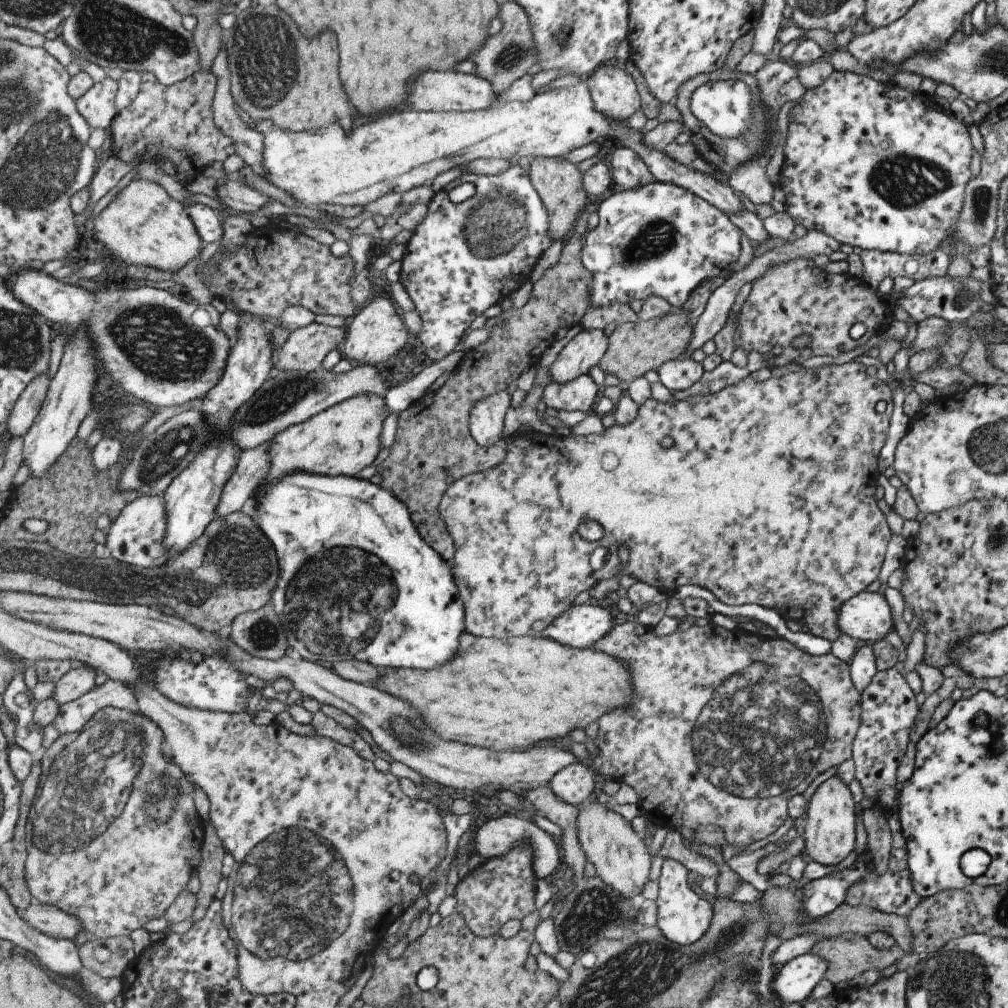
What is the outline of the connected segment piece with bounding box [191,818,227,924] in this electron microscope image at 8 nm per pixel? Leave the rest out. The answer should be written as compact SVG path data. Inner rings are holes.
M207 820L207 834L205 834L205 848L201 848L203 860L201 866L197 868L197 878L199 878L199 892L195 896L197 898L197 906L195 912L191 916L191 920L197 924L199 920L205 918L209 906L215 902L215 892L217 892L217 884L221 882L223 874L227 872L227 868L223 866L223 858L227 856L227 848L223 838L217 834L217 828L213 824L213 820Z

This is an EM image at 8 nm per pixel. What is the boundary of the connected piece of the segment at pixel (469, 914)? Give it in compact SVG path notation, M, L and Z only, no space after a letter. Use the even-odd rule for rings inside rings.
M521 844L513 848L507 856L491 858L481 868L471 870L463 882L457 884L455 896L459 900L457 912L465 916L465 922L469 922L469 928L481 936L491 938L499 936L499 930L509 920L525 920L533 912L537 912L537 884L539 876L535 870L535 850L529 844Z

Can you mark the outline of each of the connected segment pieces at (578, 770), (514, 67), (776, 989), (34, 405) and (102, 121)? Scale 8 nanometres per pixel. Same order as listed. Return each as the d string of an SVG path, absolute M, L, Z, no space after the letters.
M569 764L565 768L561 768L553 778L551 782L547 784L553 794L571 804L571 806L577 806L581 804L593 790L593 776L589 774L589 770L581 764Z
M507 2L501 6L499 18L503 22L503 32L499 32L497 36L491 34L489 42L485 42L485 48L473 54L473 58L469 60L475 64L479 78L485 78L493 84L497 96L505 94L521 76L535 72L539 64L539 50L529 12L519 2Z
M803 954L777 968L769 984L779 1006L801 1004L809 998L813 988L823 980L827 962L815 954Z
M43 374L41 378L33 380L31 386L25 390L21 400L17 402L17 408L13 410L13 416L9 418L9 432L13 438L21 438L29 434L39 412L43 410L43 404L51 390L51 382L53 378L49 374Z
M105 78L97 82L85 96L77 100L81 114L89 120L89 124L97 128L109 128L113 118L117 116L117 92L121 84L113 78Z

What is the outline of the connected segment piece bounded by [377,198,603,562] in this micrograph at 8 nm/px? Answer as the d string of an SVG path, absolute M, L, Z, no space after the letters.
M593 198L589 204L589 210L585 210L585 214L581 214L581 218L577 220L577 226L573 230L573 234L563 240L563 248L561 248L561 256L555 262L553 268L547 268L543 272L543 278L539 282L535 282L535 290L531 300L527 302L525 308L511 308L507 312L503 312L503 320L505 324L497 324L491 330L491 338L481 344L479 348L473 348L465 354L465 362L453 372L453 376L445 382L445 386L435 392L435 394L427 394L423 402L415 402L411 408L407 408L405 412L401 412L399 418L399 432L397 432L397 440L393 444L393 450L389 454L389 458L377 466L377 474L383 476L381 486L387 488L389 492L393 492L399 500L403 500L413 514L413 522L417 526L417 530L421 532L421 536L447 560L453 562L457 556L457 542L453 538L453 534L449 532L449 524L445 522L445 518L441 516L441 502L445 498L445 494L449 492L449 488L471 476L471 474L479 474L479 472L487 472L493 470L497 466L501 466L505 462L505 458L509 456L509 448L503 450L501 446L497 446L497 456L493 454L493 448L483 448L477 438L473 436L471 430L471 418L473 418L473 408L477 406L477 402L481 402L483 398L489 398L493 394L505 392L523 372L537 368L543 352L555 342L555 332L559 328L573 328L581 322L583 314L589 308L589 296L591 296L591 284L593 284L593 274L587 272L587 268L581 264L581 238L585 238L587 230L587 218L591 212L597 212L599 202L603 198Z

